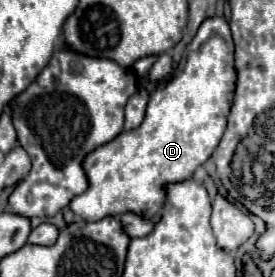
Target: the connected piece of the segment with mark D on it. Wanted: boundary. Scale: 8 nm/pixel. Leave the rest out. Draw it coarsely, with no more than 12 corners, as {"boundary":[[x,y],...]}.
{"boundary":[[209,18],[145,120],[83,160],[87,222],[157,216],[217,148],[233,38]]}

